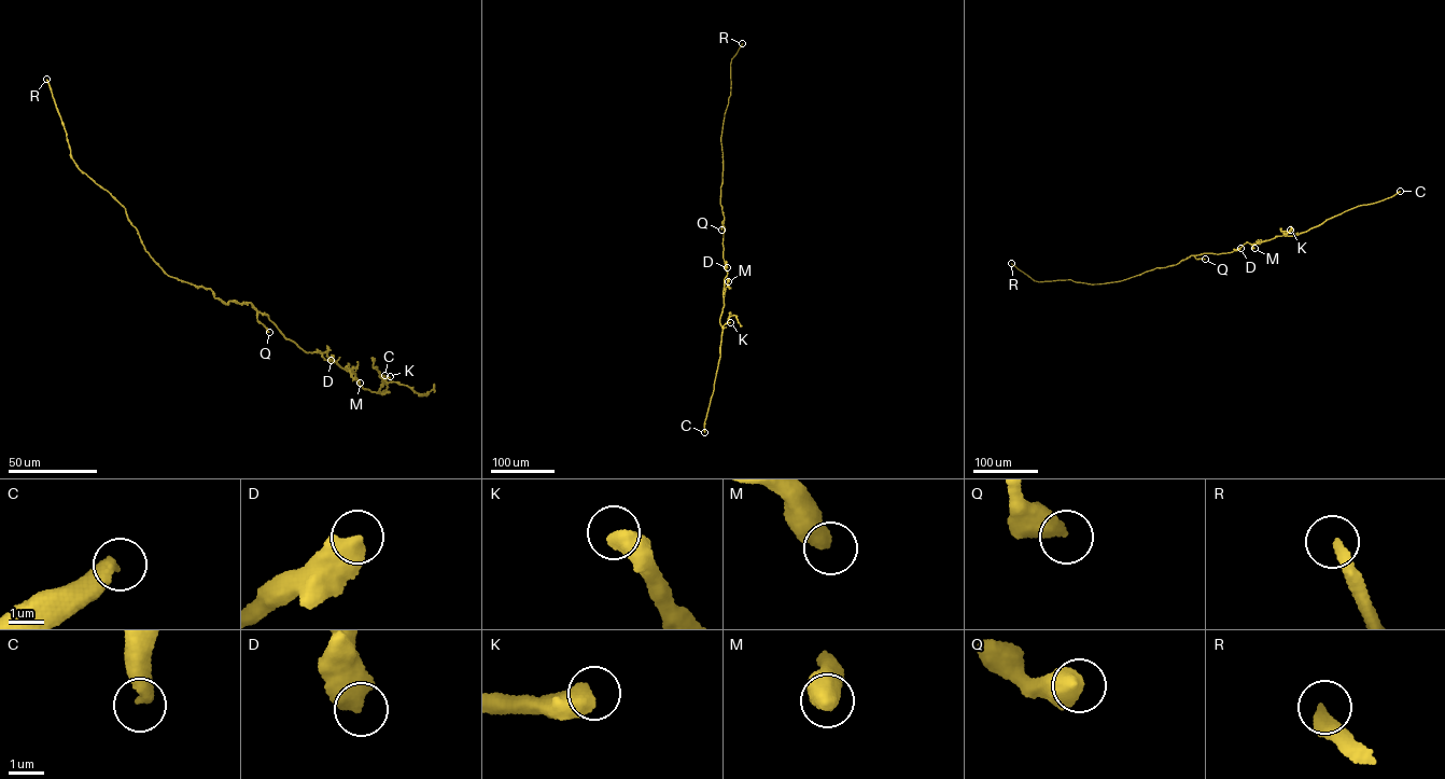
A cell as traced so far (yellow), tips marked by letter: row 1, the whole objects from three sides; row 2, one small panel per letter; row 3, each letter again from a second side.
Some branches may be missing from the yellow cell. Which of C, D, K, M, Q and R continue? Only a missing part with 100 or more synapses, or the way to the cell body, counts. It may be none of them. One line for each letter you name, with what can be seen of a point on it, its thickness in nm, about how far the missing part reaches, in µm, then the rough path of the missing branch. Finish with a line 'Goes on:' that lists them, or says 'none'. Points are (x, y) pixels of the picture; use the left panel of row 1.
R: at (46, 79); 360 nm thick; about 120 µm are missing
Goes on: R

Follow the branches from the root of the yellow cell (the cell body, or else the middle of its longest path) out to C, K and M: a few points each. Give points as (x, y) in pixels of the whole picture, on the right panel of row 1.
C: (1205, 253), (1232, 252), (1246, 242), (1298, 235), (1347, 210), (1400, 191)
K: (1205, 253), (1232, 252), (1246, 242), (1298, 234), (1290, 230)
M: (1205, 253), (1232, 252), (1246, 242), (1268, 239), (1252, 245), (1254, 248)

